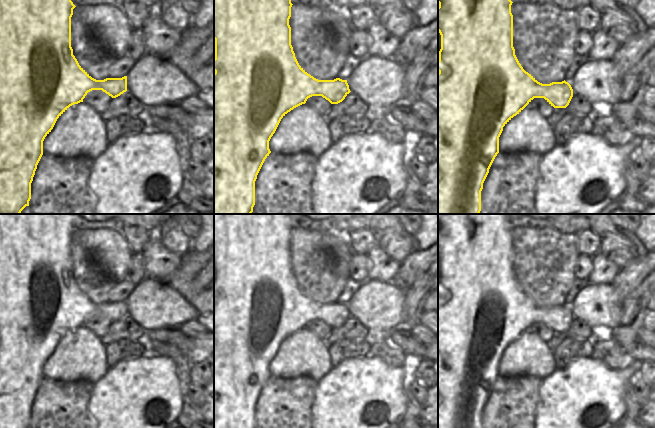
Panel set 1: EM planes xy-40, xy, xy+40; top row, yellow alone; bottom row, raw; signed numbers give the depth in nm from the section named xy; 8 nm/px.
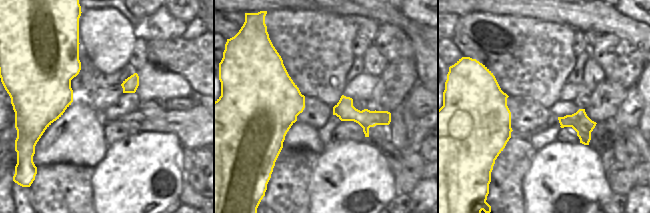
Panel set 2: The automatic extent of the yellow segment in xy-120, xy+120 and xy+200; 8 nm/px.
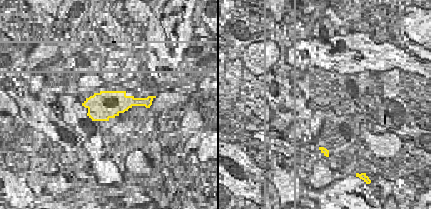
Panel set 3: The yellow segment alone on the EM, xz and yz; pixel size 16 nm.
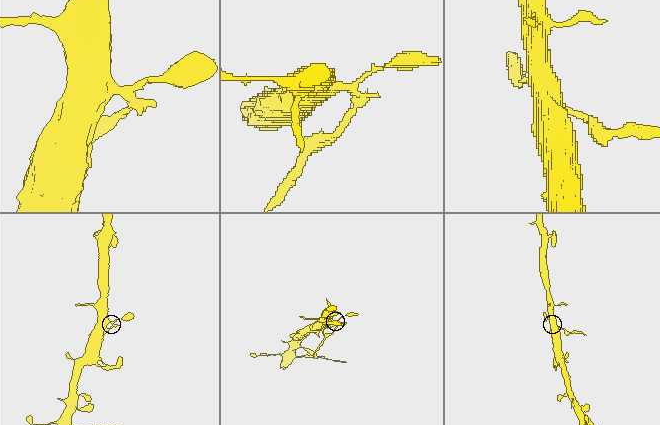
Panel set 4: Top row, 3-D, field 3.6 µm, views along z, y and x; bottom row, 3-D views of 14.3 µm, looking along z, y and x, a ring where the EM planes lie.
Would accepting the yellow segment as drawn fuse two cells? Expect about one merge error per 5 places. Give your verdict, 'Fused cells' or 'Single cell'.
Single cell

